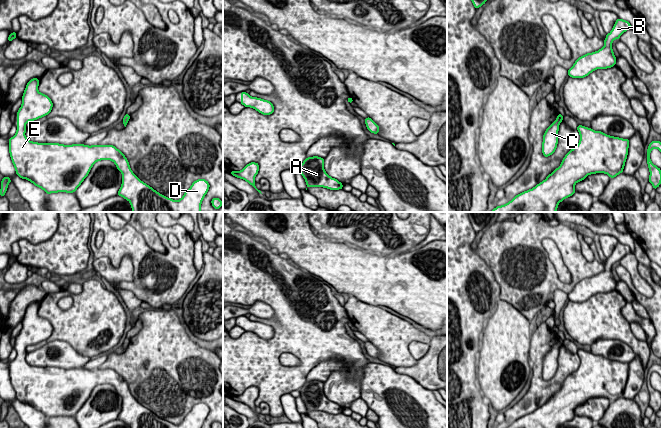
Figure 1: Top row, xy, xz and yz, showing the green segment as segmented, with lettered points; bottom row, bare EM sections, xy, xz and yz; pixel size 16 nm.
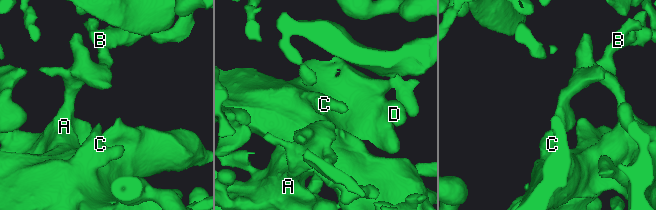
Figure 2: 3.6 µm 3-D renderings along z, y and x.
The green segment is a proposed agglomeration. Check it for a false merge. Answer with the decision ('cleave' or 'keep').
keep

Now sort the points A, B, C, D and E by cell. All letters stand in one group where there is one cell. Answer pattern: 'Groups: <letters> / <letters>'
Groups: A B C D E

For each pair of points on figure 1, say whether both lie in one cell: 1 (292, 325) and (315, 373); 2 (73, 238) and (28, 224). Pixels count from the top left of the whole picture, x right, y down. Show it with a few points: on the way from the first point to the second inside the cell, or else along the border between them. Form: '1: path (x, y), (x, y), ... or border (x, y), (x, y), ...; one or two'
1: border (335, 359), (317, 363), (308, 373), (306, 380); two
2: border (59, 222), (56, 231), (48, 239), (33, 243); two

